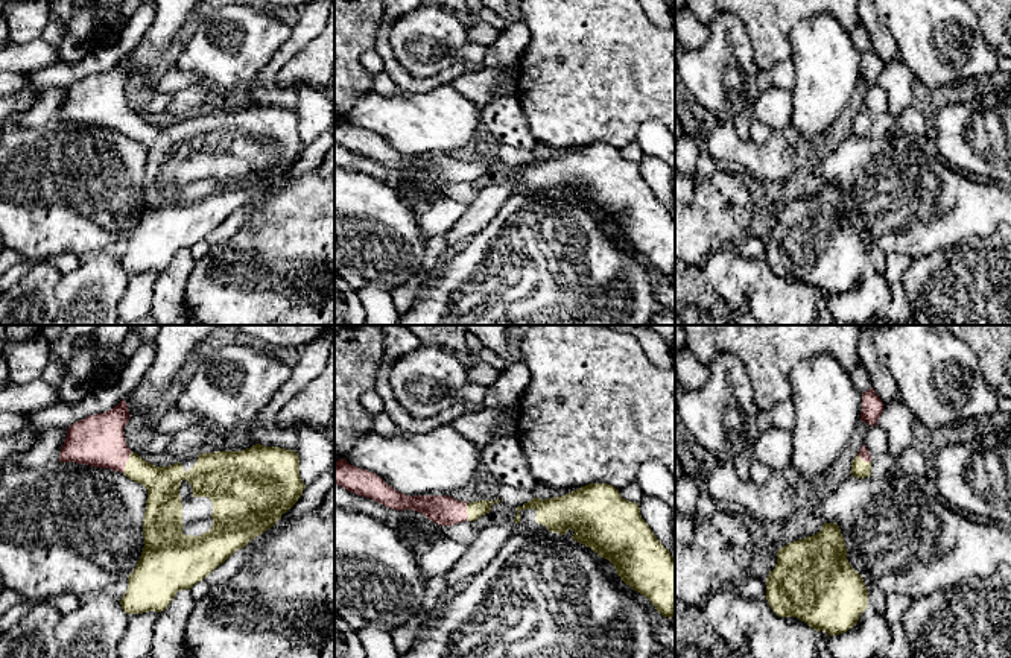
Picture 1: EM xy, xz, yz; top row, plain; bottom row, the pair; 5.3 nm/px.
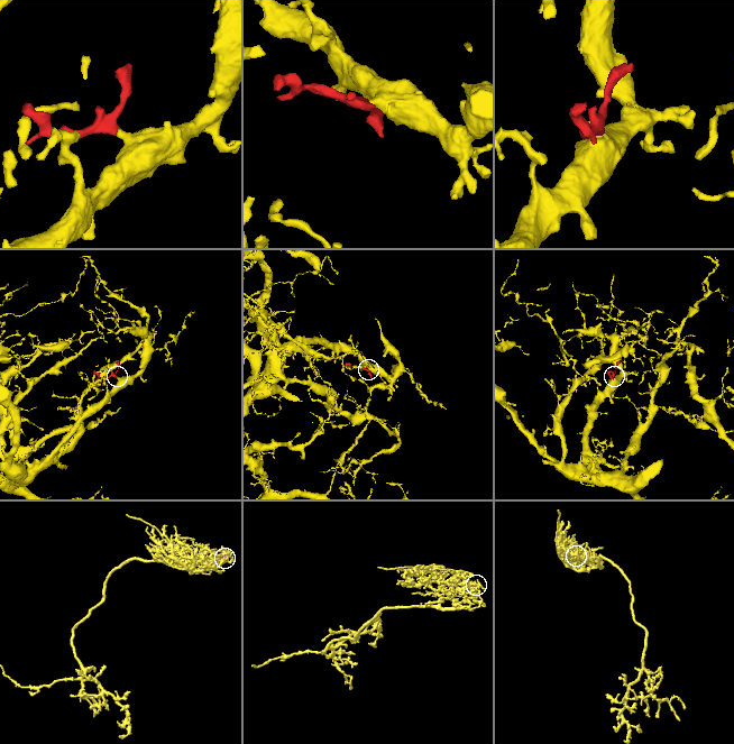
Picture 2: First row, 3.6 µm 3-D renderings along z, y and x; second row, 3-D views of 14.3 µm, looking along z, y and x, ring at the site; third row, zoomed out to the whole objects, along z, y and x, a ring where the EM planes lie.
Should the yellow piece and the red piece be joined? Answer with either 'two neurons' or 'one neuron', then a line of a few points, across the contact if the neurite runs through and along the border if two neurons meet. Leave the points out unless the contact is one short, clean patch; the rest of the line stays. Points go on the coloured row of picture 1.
one neuron; line xy (163, 484), (126, 462), (98, 441)

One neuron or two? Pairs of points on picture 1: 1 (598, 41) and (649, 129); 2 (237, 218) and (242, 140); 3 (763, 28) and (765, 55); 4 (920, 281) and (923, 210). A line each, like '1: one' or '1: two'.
1: two
2: two
3: one
4: two

